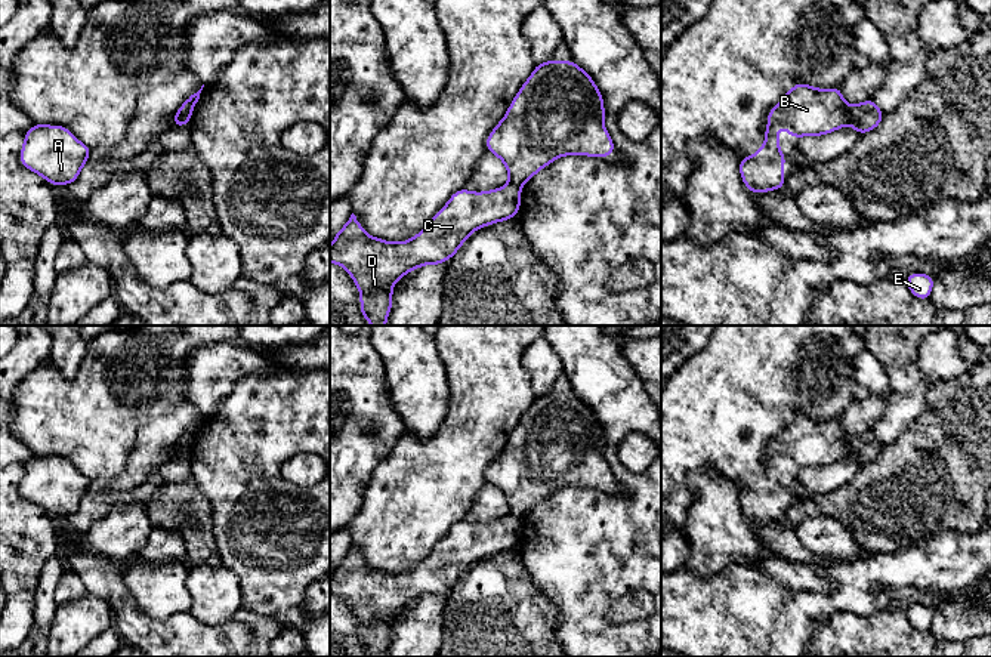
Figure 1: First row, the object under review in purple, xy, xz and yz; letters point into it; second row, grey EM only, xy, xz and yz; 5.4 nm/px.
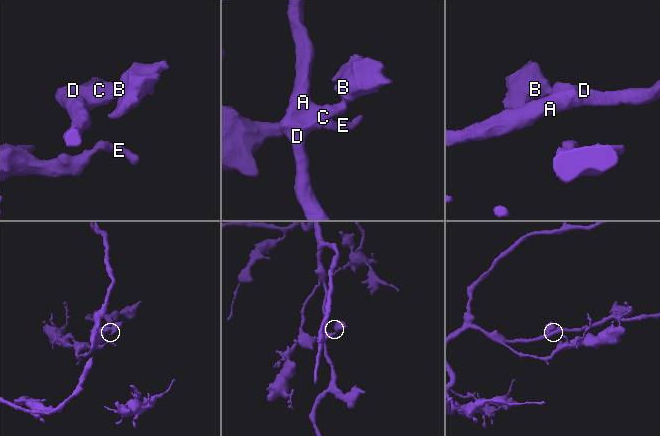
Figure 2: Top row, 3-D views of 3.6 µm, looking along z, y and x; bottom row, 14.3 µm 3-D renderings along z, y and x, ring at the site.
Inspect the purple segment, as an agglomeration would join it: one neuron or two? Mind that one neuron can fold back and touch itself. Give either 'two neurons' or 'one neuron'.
two neurons

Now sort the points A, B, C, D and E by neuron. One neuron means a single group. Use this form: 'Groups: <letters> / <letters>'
Groups: A C D E / B

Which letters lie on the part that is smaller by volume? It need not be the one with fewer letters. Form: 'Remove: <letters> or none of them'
Remove: B

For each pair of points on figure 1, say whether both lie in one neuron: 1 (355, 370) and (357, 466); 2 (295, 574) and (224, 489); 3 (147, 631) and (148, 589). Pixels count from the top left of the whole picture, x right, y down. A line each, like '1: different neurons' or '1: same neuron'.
1: same neuron
2: same neuron
3: different neurons

